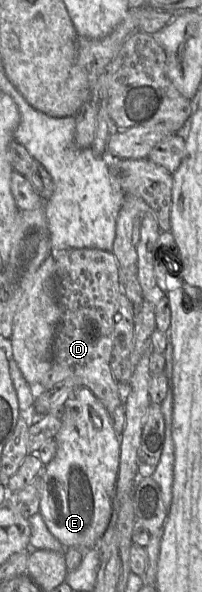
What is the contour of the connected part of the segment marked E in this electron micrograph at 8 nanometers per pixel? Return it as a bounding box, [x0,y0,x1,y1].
[40,387,120,549]

